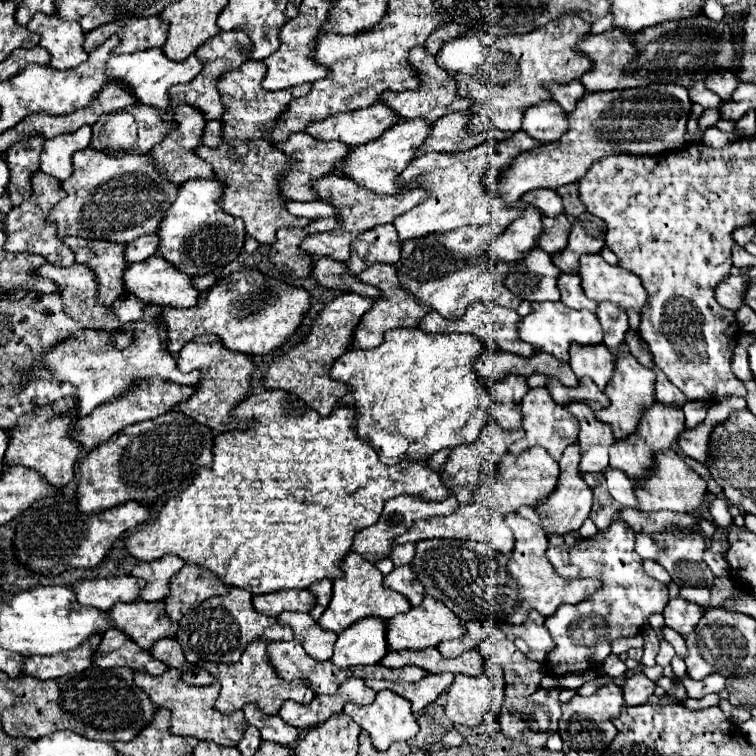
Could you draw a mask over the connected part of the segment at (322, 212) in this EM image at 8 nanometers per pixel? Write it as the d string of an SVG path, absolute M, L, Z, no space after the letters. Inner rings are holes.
M314 200L314 202L288 202L288 212L294 214L294 216L306 216L306 218L324 218L324 216L334 216L336 208L332 208L330 202L320 202L320 200Z

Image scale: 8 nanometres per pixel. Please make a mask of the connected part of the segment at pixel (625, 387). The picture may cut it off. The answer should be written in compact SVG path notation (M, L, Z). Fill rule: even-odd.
M620 352L620 354L628 354L628 356L620 356L616 360L616 372L614 372L612 380L608 382L608 388L604 390L604 394L610 398L610 406L606 410L598 410L596 416L600 416L600 420L612 424L614 436L618 440L624 440L636 432L642 412L646 412L648 408L652 408L656 404L656 392L654 392L656 374L650 368L644 368L630 352Z

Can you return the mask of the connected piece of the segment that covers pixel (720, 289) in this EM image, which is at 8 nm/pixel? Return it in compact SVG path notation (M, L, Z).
M740 274L728 276L728 280L722 280L722 284L716 286L716 300L720 300L724 308L738 310L740 306L744 306L746 288L748 288L746 278L742 278Z

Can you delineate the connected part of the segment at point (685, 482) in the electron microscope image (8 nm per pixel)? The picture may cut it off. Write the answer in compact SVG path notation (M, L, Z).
M670 448L664 450L656 464L654 474L648 478L648 482L636 482L636 496L640 496L640 510L654 512L654 510L672 510L672 512L684 512L684 514L696 514L700 512L702 504L710 496L706 480L696 474L692 468L684 464L684 460Z

